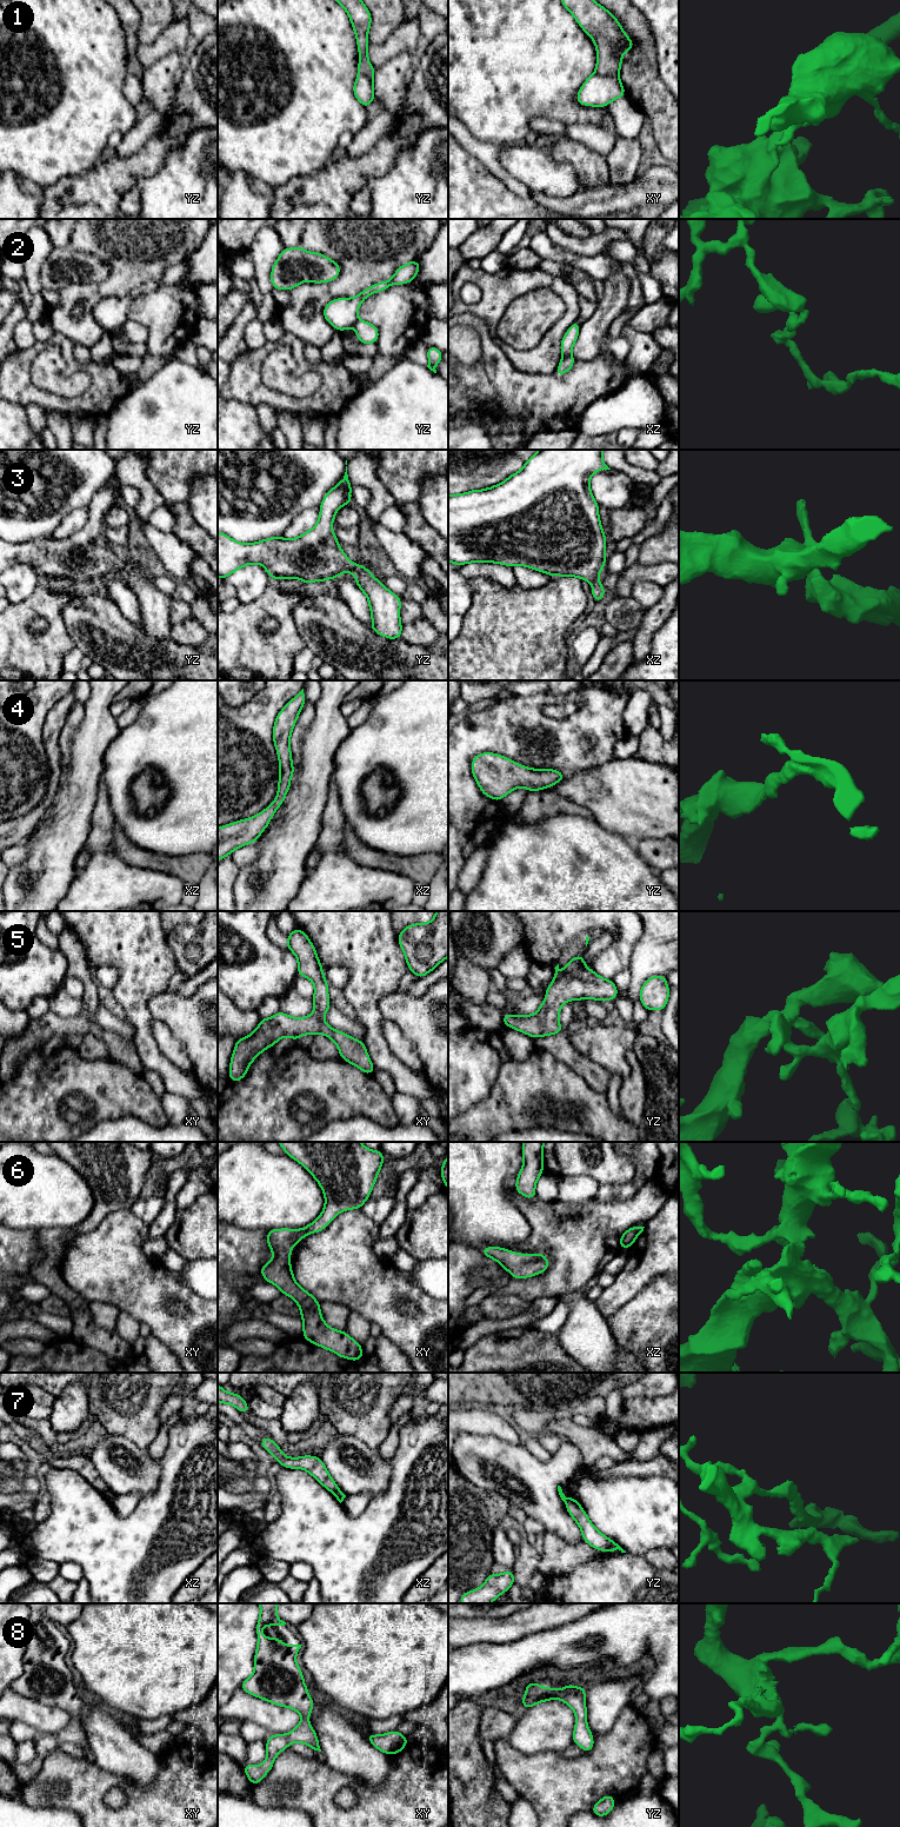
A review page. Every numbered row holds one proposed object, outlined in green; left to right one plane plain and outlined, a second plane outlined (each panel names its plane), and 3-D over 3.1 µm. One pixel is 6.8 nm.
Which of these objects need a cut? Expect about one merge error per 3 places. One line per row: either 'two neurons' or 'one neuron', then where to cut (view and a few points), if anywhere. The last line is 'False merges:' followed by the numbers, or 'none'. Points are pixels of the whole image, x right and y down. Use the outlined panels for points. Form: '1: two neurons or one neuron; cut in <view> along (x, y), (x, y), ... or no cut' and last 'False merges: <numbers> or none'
1: two neurons; cut in xy along (595, 72), (602, 75), (618, 75)
2: two neurons; cut in xz along (571, 354), (562, 357)
3: one neuron; no cut
4: one neuron; no cut
5: one neuron; no cut
6: one neuron; no cut
7: two neurons; cut in xz along (339, 1489), (333, 1493)
8: one neuron; no cut
False merges: 1, 2, 7

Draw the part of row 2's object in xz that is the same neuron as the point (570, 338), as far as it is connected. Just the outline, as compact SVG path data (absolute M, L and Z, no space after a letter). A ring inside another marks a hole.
M578 320L574 321L569 326L565 335L562 337L561 345L560 345L560 351L561 351L562 357L572 356L573 346L579 337L580 326L581 325L578 323Z

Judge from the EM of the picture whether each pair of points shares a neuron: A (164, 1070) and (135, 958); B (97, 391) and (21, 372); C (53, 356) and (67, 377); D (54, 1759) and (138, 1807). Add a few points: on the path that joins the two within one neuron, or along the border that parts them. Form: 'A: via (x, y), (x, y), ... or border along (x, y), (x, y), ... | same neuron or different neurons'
A: via (145, 1042), (142, 1021), (138, 1012), (138, 987) | same neuron
B: via (75, 404), (45, 400), (34, 393) | same neuron
C: via (53, 360), (62, 372) | same neuron
D: via (73, 1780), (107, 1814), (117, 1814) | same neuron

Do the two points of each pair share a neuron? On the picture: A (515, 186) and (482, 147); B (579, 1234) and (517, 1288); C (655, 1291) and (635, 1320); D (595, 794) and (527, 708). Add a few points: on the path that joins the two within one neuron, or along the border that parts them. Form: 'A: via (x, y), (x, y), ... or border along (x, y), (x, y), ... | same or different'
A: via (506, 178), (493, 165), (490, 157) | same
B: via (573, 1253), (540, 1286), (535, 1286) | same
C: via (655, 1299), (642, 1313) | same
D: border along (604, 763), (591, 769), (577, 771) | different

